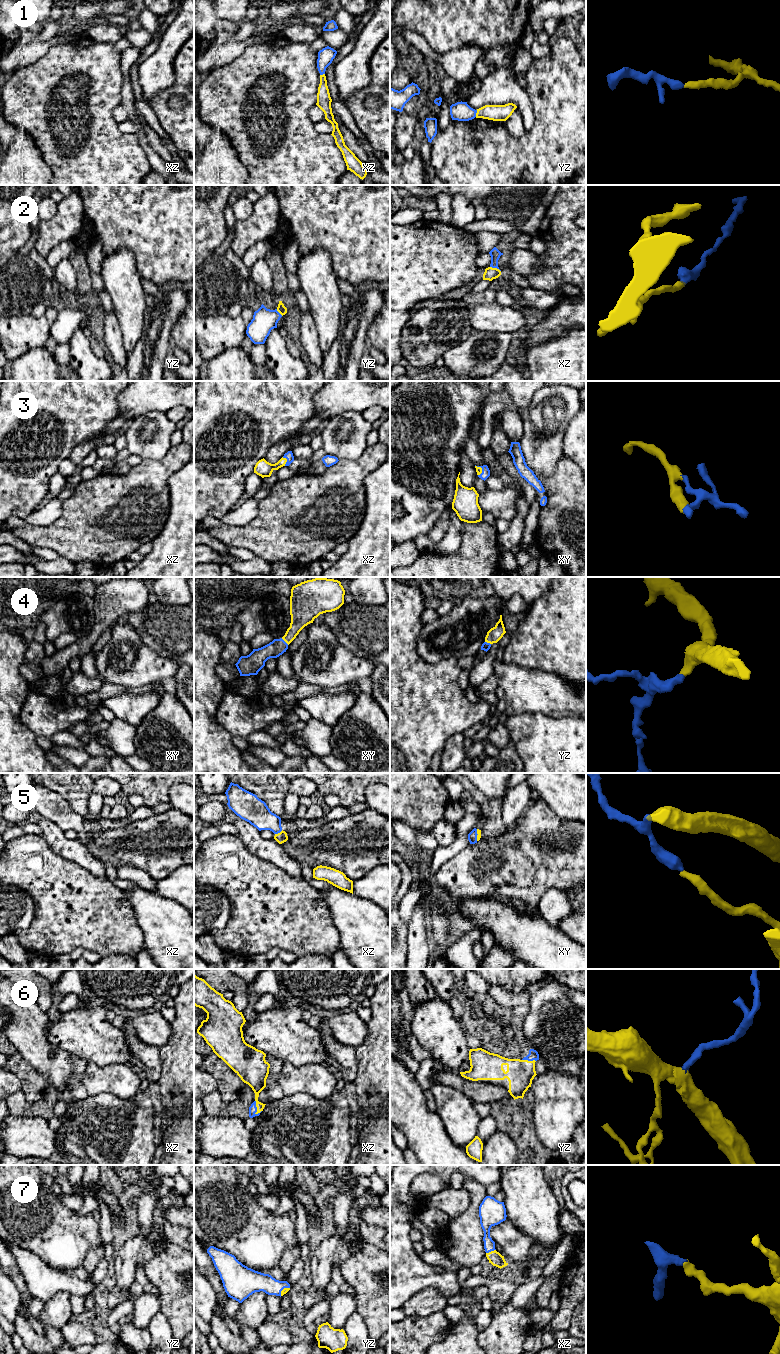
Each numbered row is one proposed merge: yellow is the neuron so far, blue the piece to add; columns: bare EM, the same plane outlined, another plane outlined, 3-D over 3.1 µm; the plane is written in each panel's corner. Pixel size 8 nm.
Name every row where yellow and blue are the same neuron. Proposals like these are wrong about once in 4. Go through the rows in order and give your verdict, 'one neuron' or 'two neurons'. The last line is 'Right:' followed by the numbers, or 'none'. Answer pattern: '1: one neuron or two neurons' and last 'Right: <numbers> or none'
1: one neuron
2: one neuron
3: one neuron
4: one neuron
5: one neuron
6: one neuron
7: one neuron
Right: 1, 2, 3, 4, 5, 6, 7

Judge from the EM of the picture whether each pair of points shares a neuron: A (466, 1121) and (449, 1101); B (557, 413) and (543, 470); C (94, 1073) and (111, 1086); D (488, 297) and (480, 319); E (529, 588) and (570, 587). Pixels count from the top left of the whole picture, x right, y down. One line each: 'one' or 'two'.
A: one
B: one
C: one
D: two
E: two

